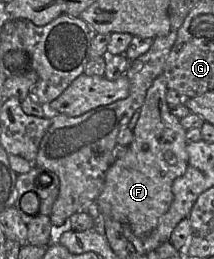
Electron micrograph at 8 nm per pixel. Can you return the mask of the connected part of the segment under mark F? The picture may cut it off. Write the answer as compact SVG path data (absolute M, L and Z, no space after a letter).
M163 74L153 80L139 109L140 116L132 131L133 141L128 145L126 153L117 158L107 170L104 188L96 201L101 215L111 217L121 224L129 224L134 235L138 237L149 235L158 226L172 203L173 181L185 173L188 164L186 130L180 124L180 119L169 111L166 102L167 89Z

